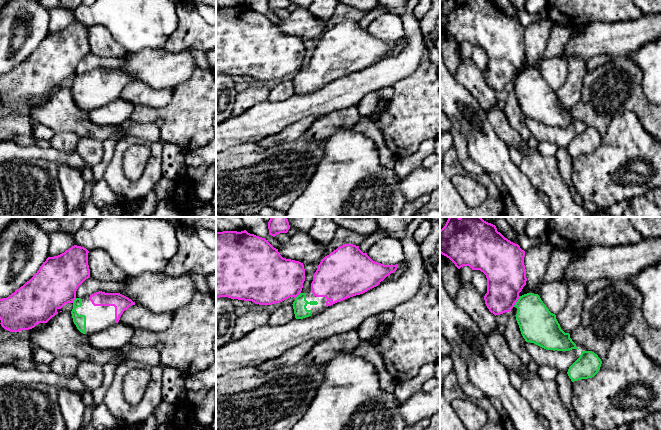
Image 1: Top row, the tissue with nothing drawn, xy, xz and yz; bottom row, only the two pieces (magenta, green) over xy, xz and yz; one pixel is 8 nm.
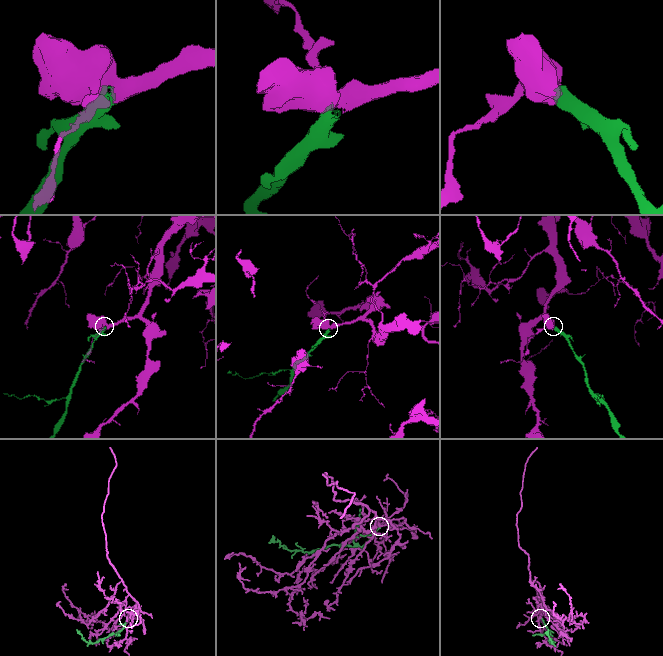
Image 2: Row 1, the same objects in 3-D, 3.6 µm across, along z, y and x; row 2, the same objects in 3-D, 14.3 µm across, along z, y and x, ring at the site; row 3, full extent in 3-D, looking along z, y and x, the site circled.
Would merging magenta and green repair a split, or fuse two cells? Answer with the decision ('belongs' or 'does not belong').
belongs

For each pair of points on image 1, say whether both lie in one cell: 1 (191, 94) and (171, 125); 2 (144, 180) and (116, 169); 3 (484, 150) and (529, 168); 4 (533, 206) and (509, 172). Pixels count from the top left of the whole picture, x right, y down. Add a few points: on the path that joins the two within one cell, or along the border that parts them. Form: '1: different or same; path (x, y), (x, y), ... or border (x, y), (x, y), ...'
1: same; path (191, 102), (191, 105), (179, 117)
2: same; path (135, 188), (128, 188), (118, 178)
3: different; border (518, 167), (533, 185)
4: same; path (527, 198), (514, 180)

